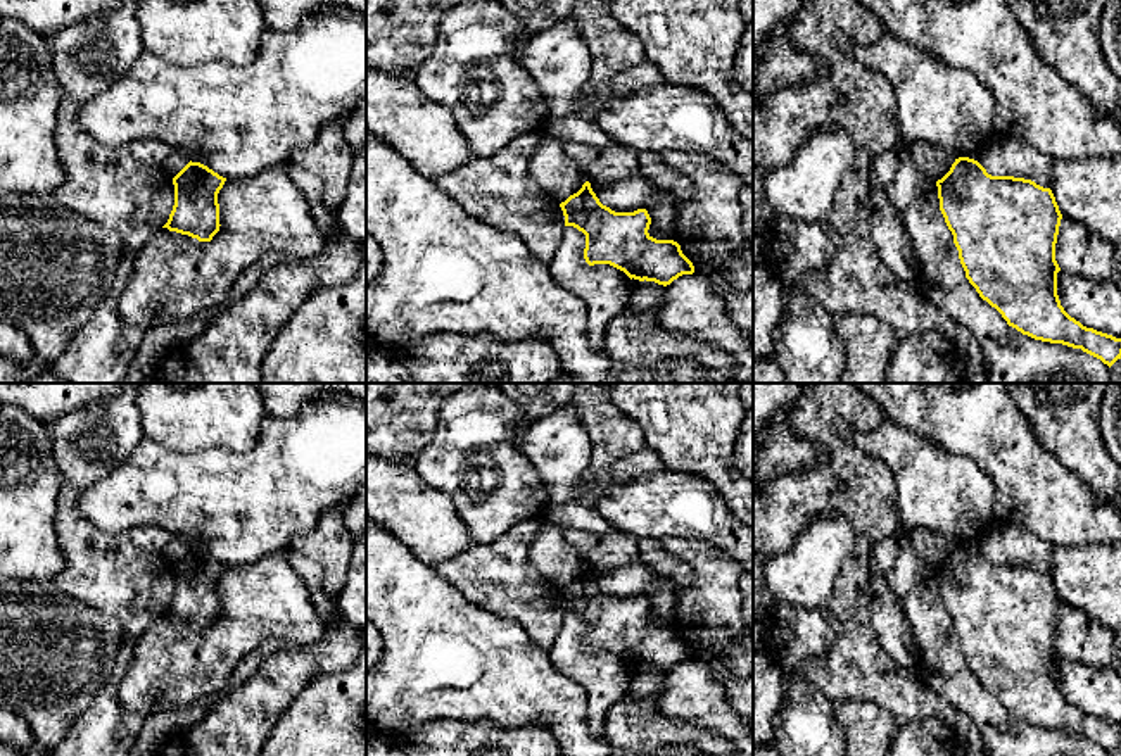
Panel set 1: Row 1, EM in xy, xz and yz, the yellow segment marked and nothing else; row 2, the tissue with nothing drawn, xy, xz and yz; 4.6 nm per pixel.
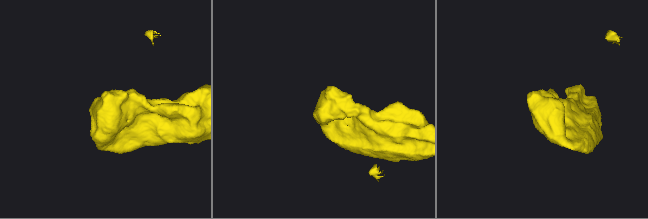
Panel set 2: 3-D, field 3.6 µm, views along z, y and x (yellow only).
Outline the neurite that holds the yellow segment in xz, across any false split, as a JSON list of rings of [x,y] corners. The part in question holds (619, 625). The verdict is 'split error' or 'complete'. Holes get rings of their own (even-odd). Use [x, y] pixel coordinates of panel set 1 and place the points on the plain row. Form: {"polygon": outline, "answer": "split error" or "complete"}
{"polygon": [[[589,568],[560,594],[565,613],[586,621],[584,646],[589,652],[610,651],[630,666],[663,673],[694,659],[677,628],[656,627],[648,620],[651,604],[646,595],[615,599],[599,589]]], "answer": "complete"}

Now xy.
{"polygon": [[[188,549],[174,564],[174,592],[162,614],[211,628],[219,618],[218,580],[226,564],[200,549]]], "answer": "complete"}

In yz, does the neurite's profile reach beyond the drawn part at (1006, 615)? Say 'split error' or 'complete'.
complete

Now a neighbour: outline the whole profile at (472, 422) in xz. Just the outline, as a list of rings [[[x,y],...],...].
[[[466,385],[444,399],[435,432],[415,469],[447,494],[472,542],[491,544],[527,518],[541,518],[549,495],[513,437],[530,419],[499,388]]]

